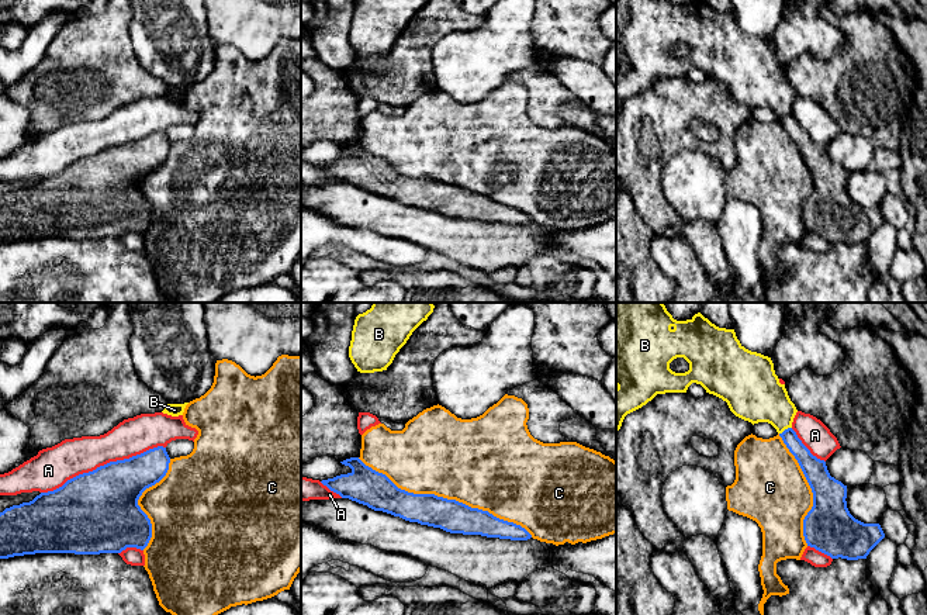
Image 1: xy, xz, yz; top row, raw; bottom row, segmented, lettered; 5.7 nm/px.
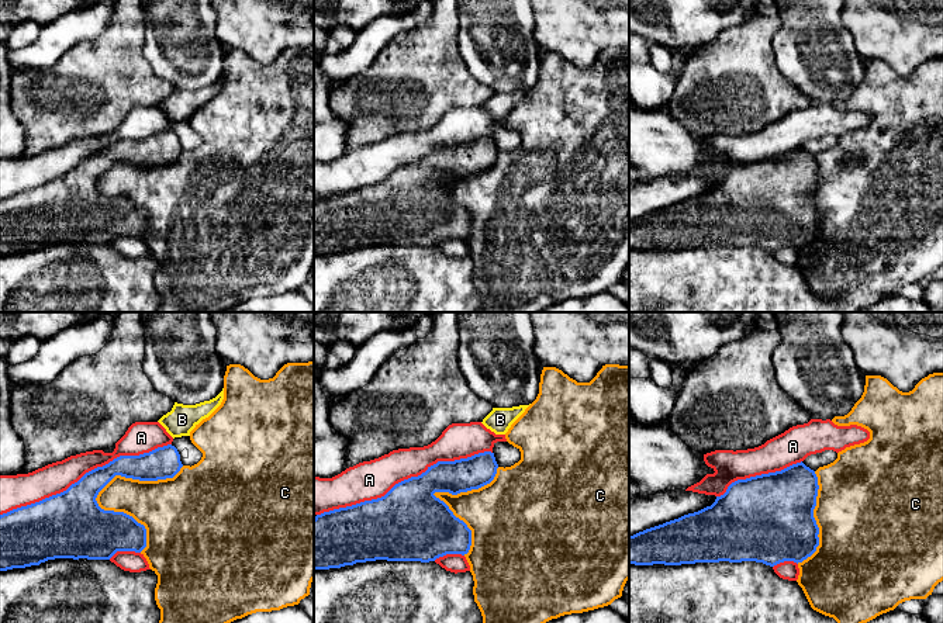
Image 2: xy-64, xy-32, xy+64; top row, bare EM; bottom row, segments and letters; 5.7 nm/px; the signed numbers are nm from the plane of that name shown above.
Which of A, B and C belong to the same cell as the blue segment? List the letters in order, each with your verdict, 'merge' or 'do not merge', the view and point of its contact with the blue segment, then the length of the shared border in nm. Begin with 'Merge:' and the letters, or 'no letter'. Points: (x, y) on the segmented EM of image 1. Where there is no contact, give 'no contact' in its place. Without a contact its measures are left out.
Merge: no letter
A: do not merge; contact xy (104, 465); length 750 nm
B: do not merge; contact yz (785, 429); length 80 nm
C: do not merge; contact xz (445, 498); length 1100 nm

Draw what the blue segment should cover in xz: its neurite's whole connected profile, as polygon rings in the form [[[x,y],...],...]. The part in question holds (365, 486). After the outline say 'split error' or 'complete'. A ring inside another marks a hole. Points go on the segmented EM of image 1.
[[[350,457],[340,463],[349,466],[352,471],[333,478],[322,480],[321,483],[331,491],[339,494],[342,498],[349,498],[367,505],[374,511],[383,511],[409,522],[440,528],[450,533],[481,535],[511,540],[528,540],[532,538],[532,535],[520,525],[499,519],[488,511],[471,508],[456,500],[447,500],[435,494],[414,494],[401,490],[385,474],[366,466],[359,457]]]; complete

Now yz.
[[[792,428],[779,433],[798,460],[813,493],[813,507],[803,519],[807,546],[831,559],[867,559],[885,538],[879,524],[864,524],[847,508],[847,486],[830,476],[826,462],[802,443]]]; complete

